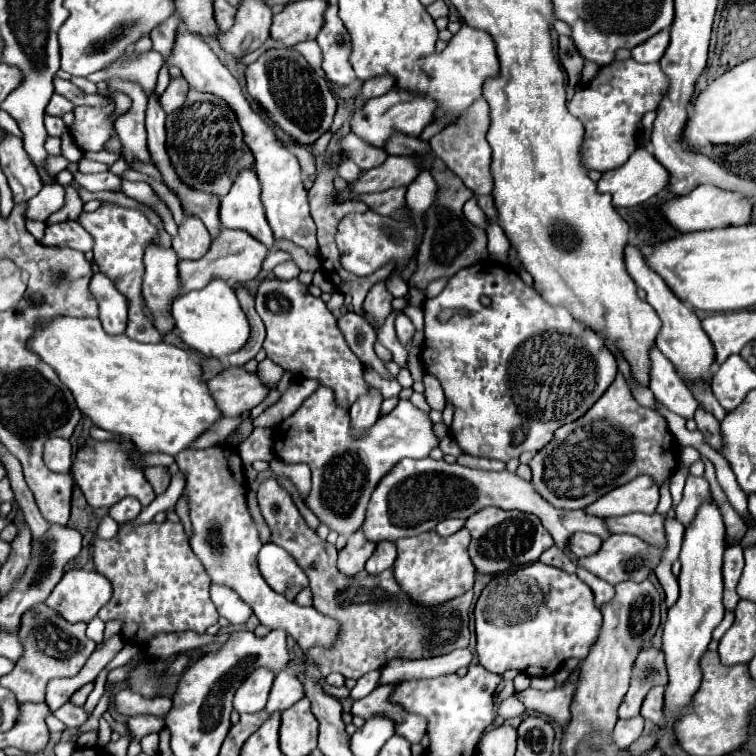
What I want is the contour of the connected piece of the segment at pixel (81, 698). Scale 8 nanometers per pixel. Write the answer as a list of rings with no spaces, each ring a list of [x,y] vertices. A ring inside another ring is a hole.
[[[90,682],[90,684],[84,684],[80,690],[76,690],[74,692],[74,696],[70,698],[70,702],[72,704],[76,704],[76,706],[84,706],[84,702],[86,702],[86,698],[88,698],[88,694],[94,690],[94,682]]]

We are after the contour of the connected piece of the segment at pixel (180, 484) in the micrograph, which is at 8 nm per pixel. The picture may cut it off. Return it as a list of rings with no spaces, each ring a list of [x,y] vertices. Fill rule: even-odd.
[[[178,472],[178,474],[172,476],[172,482],[170,482],[168,490],[166,490],[164,494],[156,496],[156,500],[152,500],[152,502],[140,512],[140,516],[138,516],[136,520],[132,520],[132,524],[136,524],[136,526],[148,524],[148,522],[152,522],[152,518],[154,518],[158,512],[166,512],[166,510],[174,508],[174,504],[178,502],[182,490],[184,490],[184,474]]]

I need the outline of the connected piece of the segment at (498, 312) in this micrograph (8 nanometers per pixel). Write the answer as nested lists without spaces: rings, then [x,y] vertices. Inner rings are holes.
[[[490,262],[462,268],[452,276],[438,298],[425,300],[423,311],[426,320],[420,352],[422,366],[428,374],[438,378],[446,400],[454,406],[454,422],[450,426],[452,438],[472,456],[508,462],[522,452],[542,450],[552,440],[556,428],[578,420],[594,406],[618,372],[616,358],[612,360],[612,352],[594,330],[576,320],[568,308],[550,306],[532,286],[526,286],[514,270]],[[442,310],[456,312],[448,322],[440,322],[438,314]]]

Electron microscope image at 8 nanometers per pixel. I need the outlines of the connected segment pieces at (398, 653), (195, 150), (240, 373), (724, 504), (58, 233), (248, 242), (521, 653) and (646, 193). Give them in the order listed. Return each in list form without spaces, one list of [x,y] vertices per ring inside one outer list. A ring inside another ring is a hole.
[[[274,478],[260,482],[258,506],[272,532],[272,542],[284,548],[310,578],[314,608],[340,624],[332,648],[308,650],[306,662],[316,664],[324,678],[332,672],[340,672],[346,678],[358,680],[370,670],[380,670],[392,658],[432,658],[468,646],[468,608],[472,592],[436,608],[420,608],[404,596],[392,570],[384,570],[376,576],[370,576],[368,572],[364,572],[364,576],[344,576],[336,568],[336,546],[324,544],[318,534],[308,528],[290,494],[278,486]]]
[[[190,88],[184,108],[166,118],[166,132],[166,148],[176,172],[186,184],[200,188],[202,192],[212,192],[222,198],[228,194],[236,172],[240,172],[240,168],[254,166],[252,152],[242,140],[236,114],[218,96],[208,96],[206,92],[196,92]]]
[[[242,366],[222,370],[208,382],[208,388],[224,416],[240,416],[242,412],[252,410],[270,392],[256,372],[246,372]]]
[[[702,457],[702,461],[705,464],[704,477],[708,480],[713,499],[717,502],[721,510],[724,524],[726,526],[727,537],[731,542],[731,546],[736,545],[744,537],[748,526],[730,505],[725,493],[717,481],[715,468],[711,461],[705,457]]]
[[[70,220],[52,224],[46,228],[41,242],[48,246],[64,246],[64,248],[88,252],[92,250],[92,236],[84,232],[80,226],[82,224]]]
[[[224,230],[216,240],[212,240],[210,250],[202,258],[178,262],[180,280],[184,280],[180,294],[190,292],[190,290],[200,290],[214,278],[222,278],[226,282],[232,280],[236,284],[246,284],[260,274],[262,262],[266,260],[266,256],[268,256],[268,248],[264,244],[260,244],[260,240],[256,240],[248,232],[244,232],[244,230]]]
[[[542,562],[520,568],[512,574],[500,574],[490,580],[482,590],[476,608],[476,654],[480,664],[496,674],[506,670],[518,670],[528,676],[552,676],[556,674],[568,658],[582,660],[588,654],[592,640],[596,640],[602,624],[602,614],[594,604],[592,590],[576,576]]]
[[[638,148],[624,166],[604,172],[598,190],[612,194],[614,208],[630,208],[646,202],[668,184],[666,168],[648,152]]]

